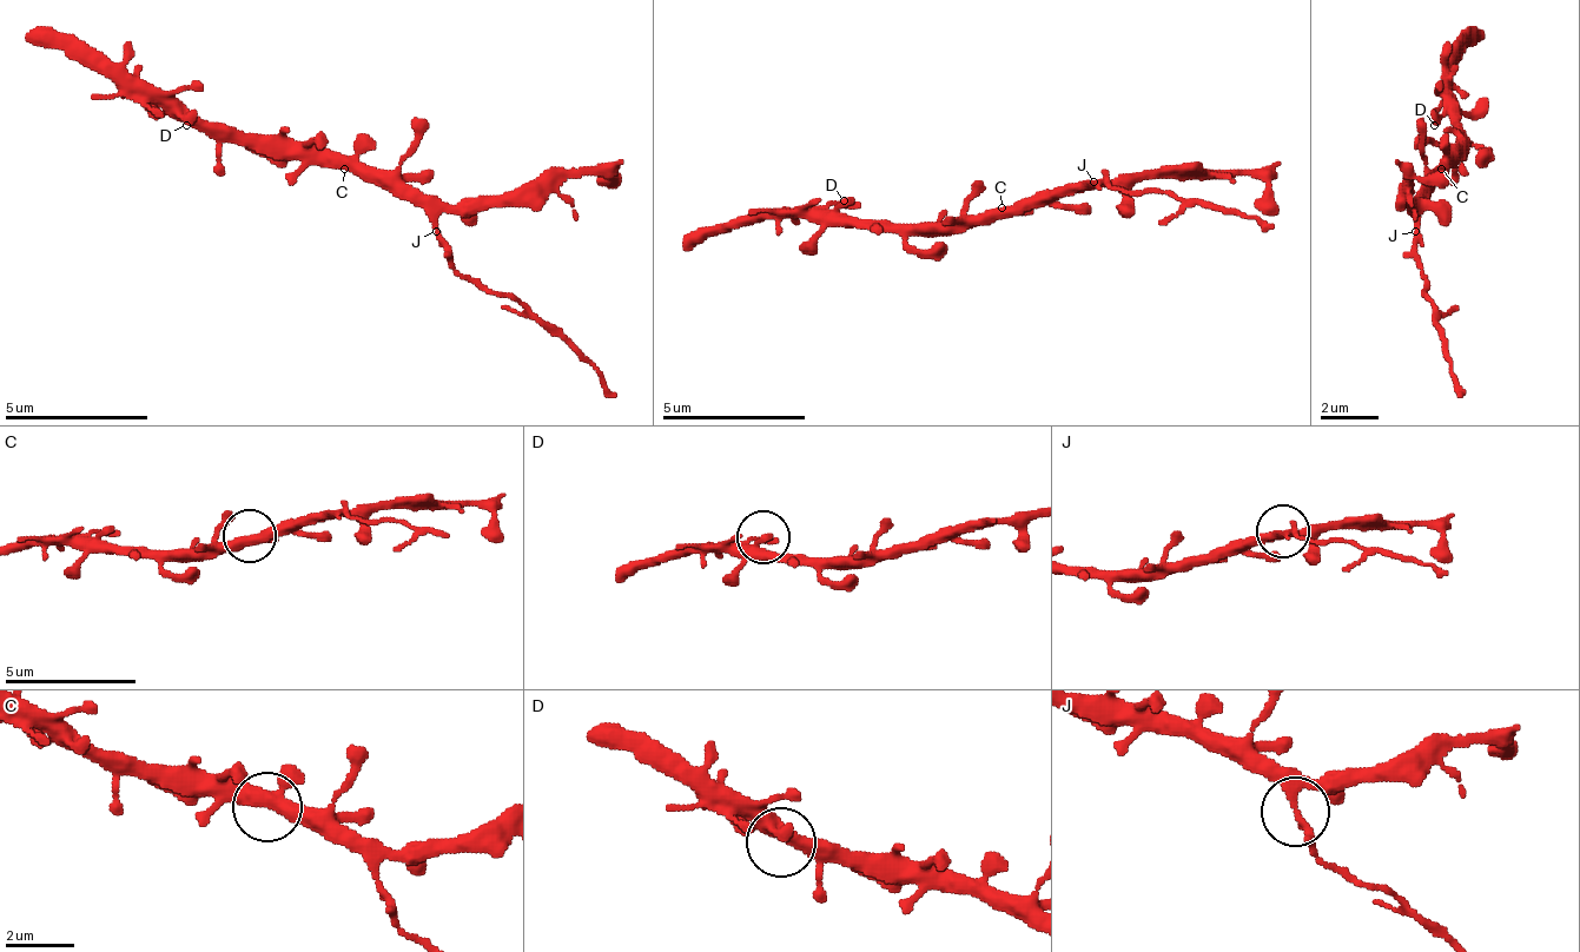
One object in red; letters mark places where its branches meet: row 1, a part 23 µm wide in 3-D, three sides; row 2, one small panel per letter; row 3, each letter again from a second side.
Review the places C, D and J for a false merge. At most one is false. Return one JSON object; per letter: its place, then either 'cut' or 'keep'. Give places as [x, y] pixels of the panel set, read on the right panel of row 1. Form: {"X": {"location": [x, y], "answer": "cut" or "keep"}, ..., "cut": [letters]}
{"C": {"location": [1441, 169], "answer": "keep"}, "D": {"location": [1434, 125], "answer": "keep"}, "J": {"location": [1415, 231], "answer": "cut"}, "cut": ["J"]}

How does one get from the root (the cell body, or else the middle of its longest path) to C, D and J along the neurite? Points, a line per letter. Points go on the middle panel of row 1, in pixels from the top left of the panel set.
C: (1016, 216), (1009, 216), (1002, 207)
D: (1016, 216), (952, 216), (944, 223), (858, 223), (844, 207), (844, 200)
J: (1016, 216), (1024, 207), (1052, 207), (1073, 186), (1088, 186), (1096, 179)

